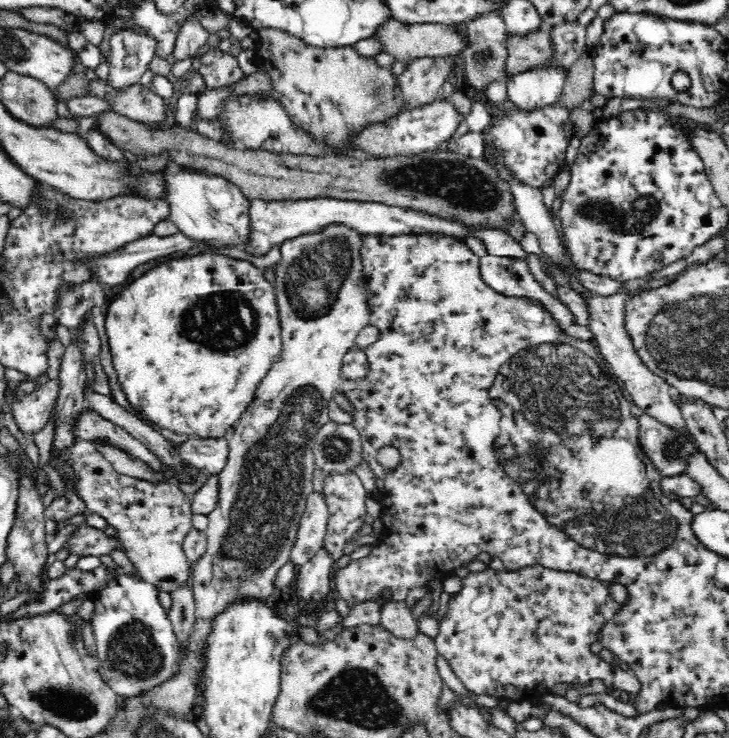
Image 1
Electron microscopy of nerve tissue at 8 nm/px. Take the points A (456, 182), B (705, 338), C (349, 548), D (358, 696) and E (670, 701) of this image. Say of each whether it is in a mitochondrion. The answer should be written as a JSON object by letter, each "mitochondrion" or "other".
{"A":"mitochondrion","B":"mitochondrion","C":"other","D":"mitochondrion","E":"other"}

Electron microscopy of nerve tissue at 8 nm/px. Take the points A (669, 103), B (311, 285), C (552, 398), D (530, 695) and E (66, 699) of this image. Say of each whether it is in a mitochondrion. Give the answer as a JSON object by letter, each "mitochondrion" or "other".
{"A":"other","B":"mitochondrion","C":"mitochondrion","D":"other","E":"mitochondrion"}

